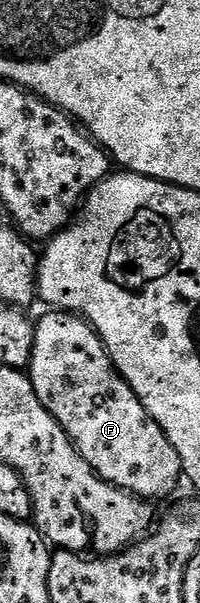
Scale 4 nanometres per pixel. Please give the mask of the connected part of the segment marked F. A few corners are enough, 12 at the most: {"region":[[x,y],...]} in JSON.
{"region":[[46,312],[27,376],[108,485],[165,497],[179,451],[84,317]]}

